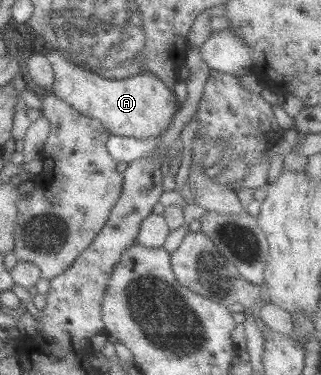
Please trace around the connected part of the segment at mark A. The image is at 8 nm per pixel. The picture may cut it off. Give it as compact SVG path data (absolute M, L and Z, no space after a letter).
M53 50L46 55L55 70L56 82L50 91L65 99L78 112L103 122L111 134L141 139L164 136L181 106L174 91L148 70L132 78L106 78L97 71L86 70L78 63L70 62L58 51Z

